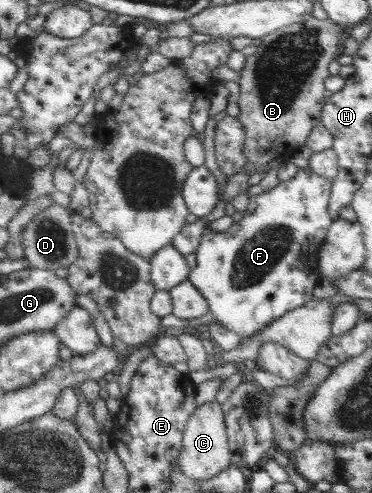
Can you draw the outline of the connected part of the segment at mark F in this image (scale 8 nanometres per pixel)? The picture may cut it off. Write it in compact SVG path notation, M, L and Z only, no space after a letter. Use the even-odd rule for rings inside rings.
M308 166L297 169L294 176L279 181L274 188L250 195L242 219L235 220L225 232L206 231L195 249L196 265L188 274L188 281L205 299L208 310L223 328L241 338L266 327L272 320L311 299L311 290L321 279L316 258L323 237L332 223L327 212L330 182Z

